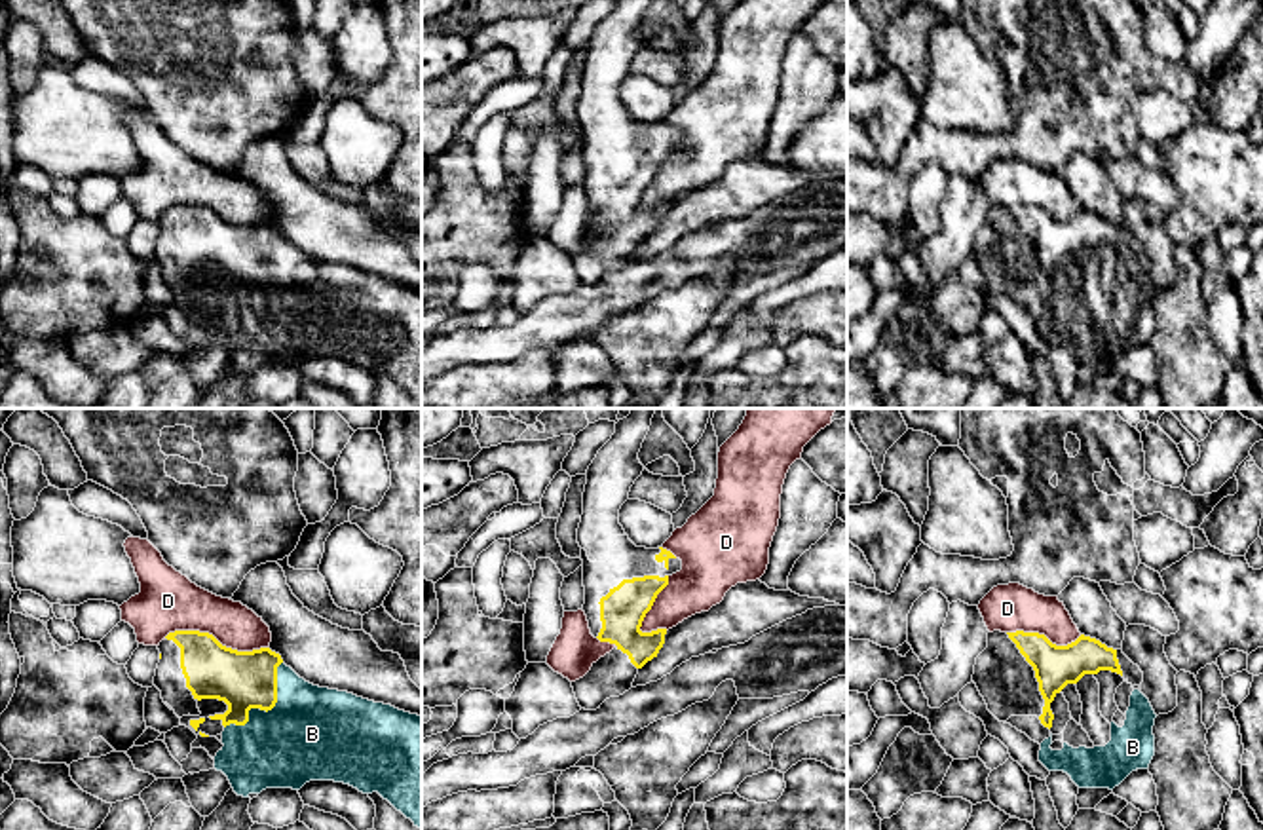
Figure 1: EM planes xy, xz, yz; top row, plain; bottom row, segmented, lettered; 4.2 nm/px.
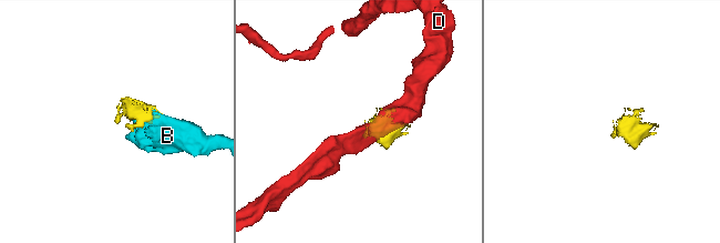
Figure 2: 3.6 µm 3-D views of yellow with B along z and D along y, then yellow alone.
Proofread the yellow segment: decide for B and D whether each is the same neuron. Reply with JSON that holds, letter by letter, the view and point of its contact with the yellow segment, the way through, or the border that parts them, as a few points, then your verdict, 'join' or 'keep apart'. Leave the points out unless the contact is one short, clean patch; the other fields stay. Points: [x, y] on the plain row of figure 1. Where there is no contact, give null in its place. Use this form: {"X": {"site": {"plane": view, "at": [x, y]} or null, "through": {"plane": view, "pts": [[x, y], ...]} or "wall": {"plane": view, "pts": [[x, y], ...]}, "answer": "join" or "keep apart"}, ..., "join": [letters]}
{"B": {"site": {"plane": "xy", "at": [266, 285]}, "answer": "join"}, "D": {"site": {"plane": "xy", "at": [215, 213]}, "answer": "keep apart"}, "join": ["B"]}

